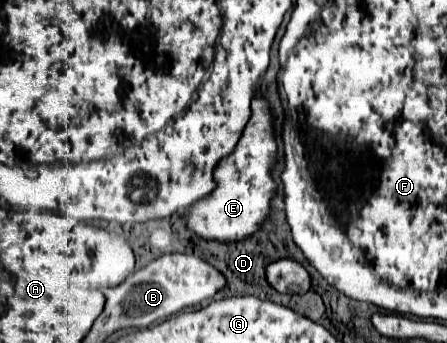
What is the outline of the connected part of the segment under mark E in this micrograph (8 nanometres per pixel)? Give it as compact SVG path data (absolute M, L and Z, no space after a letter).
M255 97L251 107L253 107L251 121L245 127L235 147L235 153L219 161L219 165L215 167L217 189L207 199L201 199L185 213L187 227L203 239L239 241L255 233L259 229L259 223L269 213L269 203L275 191L275 181L269 177L269 167L275 161L277 145L271 129L269 103L263 97Z

